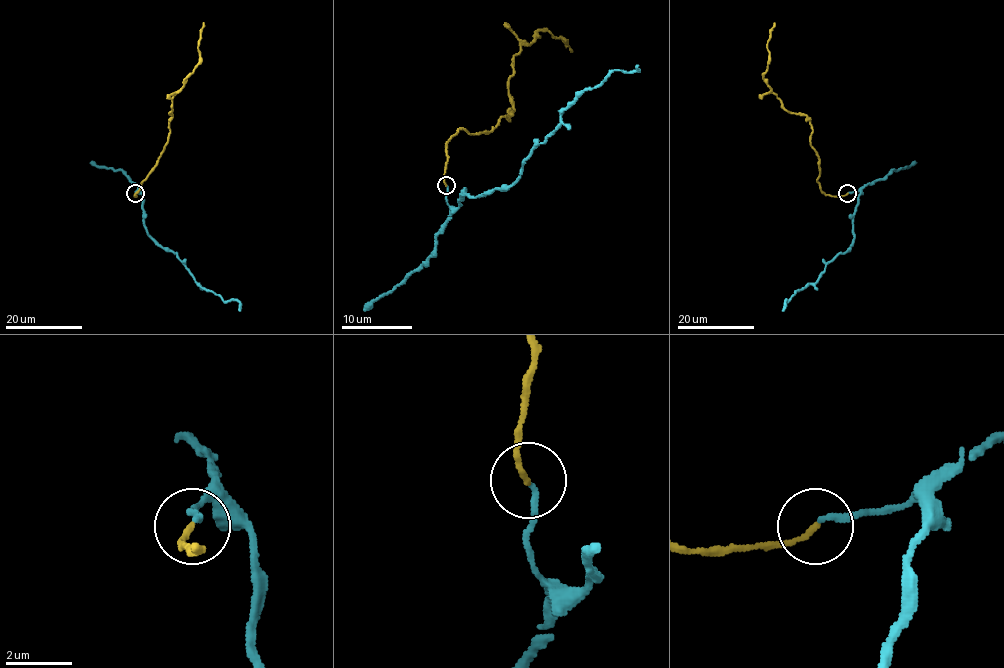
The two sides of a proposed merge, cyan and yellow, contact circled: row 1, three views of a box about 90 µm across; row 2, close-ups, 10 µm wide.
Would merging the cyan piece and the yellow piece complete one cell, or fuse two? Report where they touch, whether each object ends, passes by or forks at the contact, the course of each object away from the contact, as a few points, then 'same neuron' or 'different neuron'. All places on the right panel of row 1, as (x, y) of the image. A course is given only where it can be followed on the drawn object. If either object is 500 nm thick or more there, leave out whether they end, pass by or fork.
(847, 193) | cyan ends | yellow ends | cyan via (848, 193), (860, 194), (853, 218), (853, 244), (826, 265), (814, 283), (786, 300), (782, 311) | yellow via (847, 194), (831, 197), (821, 191), (810, 120), (786, 110), (764, 78), (773, 23) | same neuron

